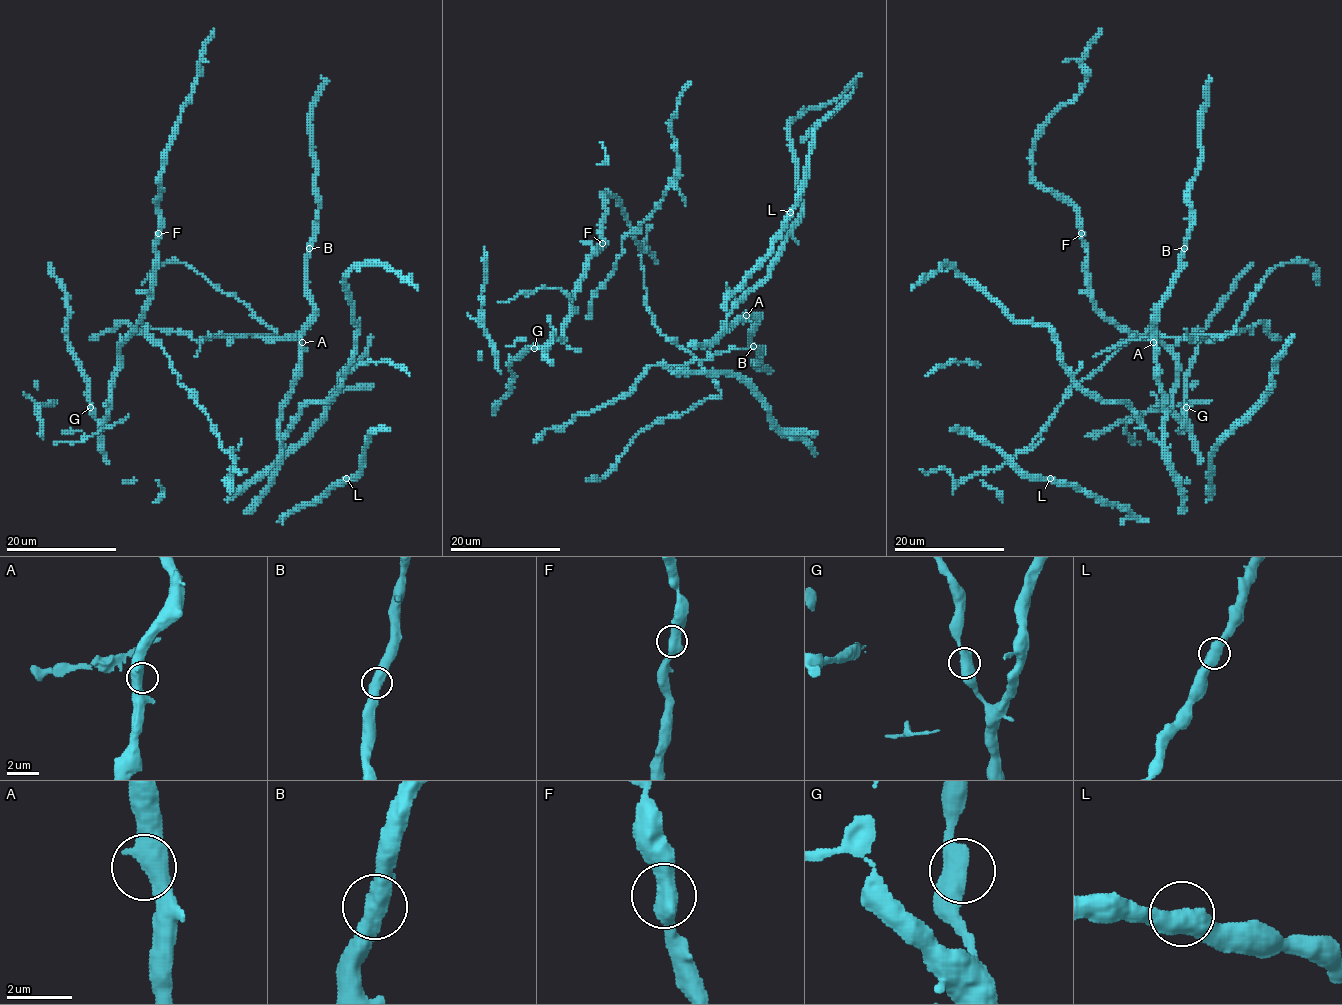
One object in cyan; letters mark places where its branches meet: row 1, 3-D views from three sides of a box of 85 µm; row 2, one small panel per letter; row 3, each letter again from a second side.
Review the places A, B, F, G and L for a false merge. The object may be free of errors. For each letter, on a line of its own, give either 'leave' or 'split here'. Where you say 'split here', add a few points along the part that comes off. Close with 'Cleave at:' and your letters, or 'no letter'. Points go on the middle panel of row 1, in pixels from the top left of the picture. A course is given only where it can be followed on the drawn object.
A: leave
B: leave
F: leave
G: leave
L: leave
Cleave at: no letter

